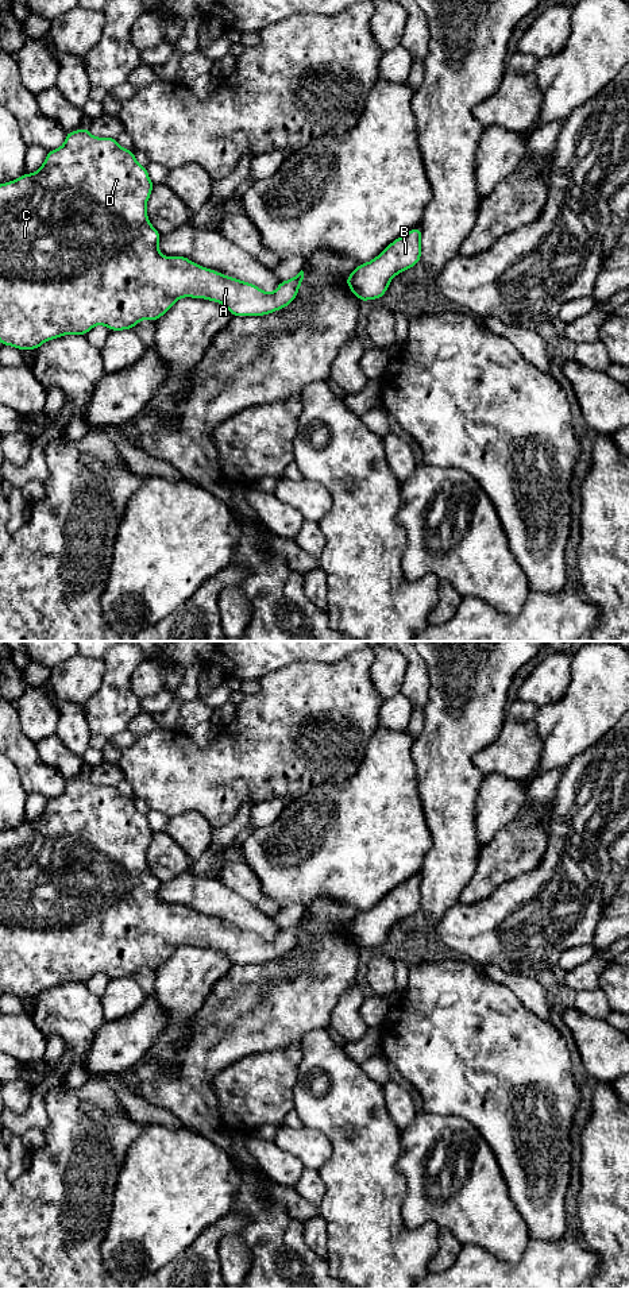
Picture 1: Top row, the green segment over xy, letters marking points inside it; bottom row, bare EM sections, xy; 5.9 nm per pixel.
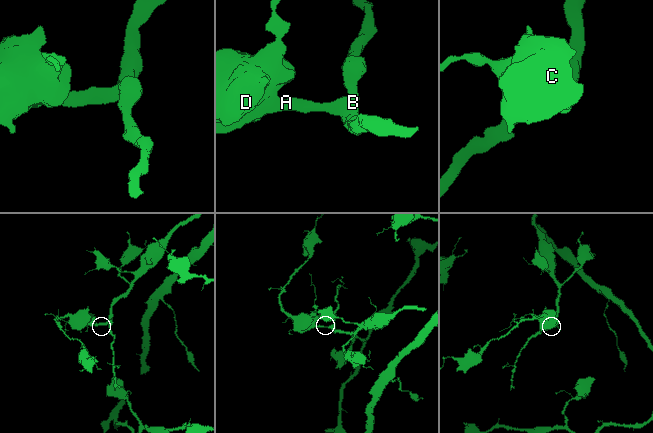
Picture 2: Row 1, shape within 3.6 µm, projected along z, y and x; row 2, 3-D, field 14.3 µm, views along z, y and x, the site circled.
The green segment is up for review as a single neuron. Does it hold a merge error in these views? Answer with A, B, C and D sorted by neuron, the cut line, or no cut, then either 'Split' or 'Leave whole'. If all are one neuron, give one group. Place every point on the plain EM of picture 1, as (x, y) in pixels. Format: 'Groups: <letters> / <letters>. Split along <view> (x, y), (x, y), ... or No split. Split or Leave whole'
Groups: A B C D. No split. Leave whole

